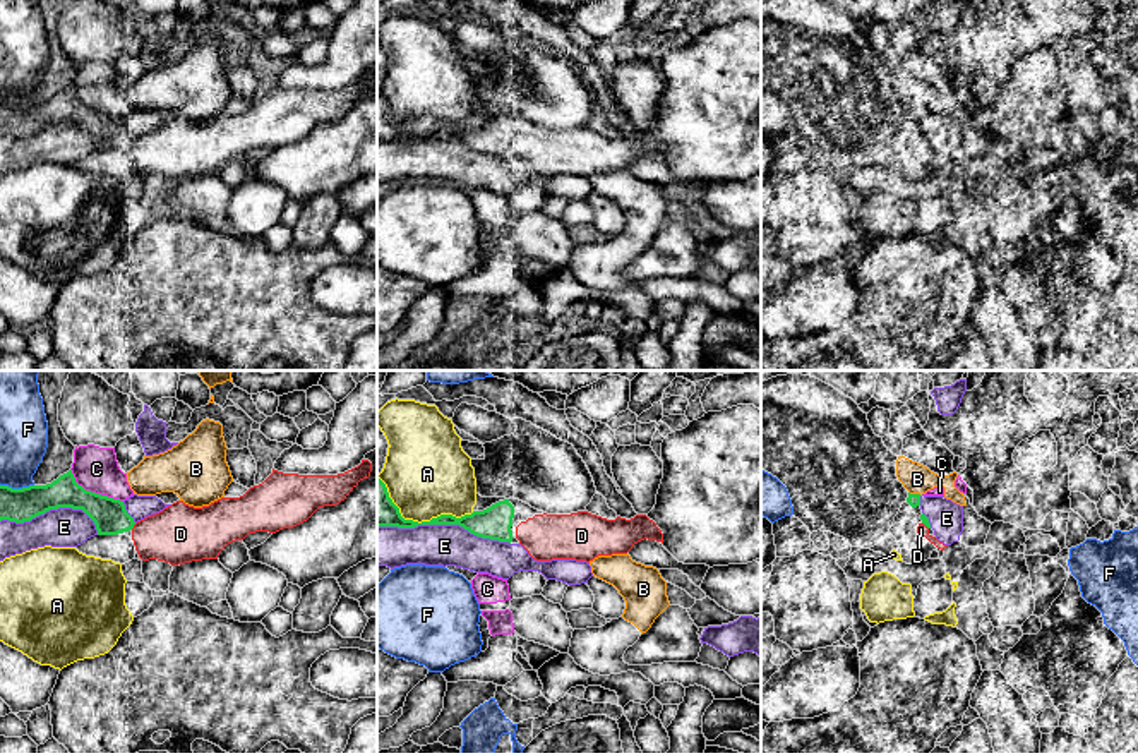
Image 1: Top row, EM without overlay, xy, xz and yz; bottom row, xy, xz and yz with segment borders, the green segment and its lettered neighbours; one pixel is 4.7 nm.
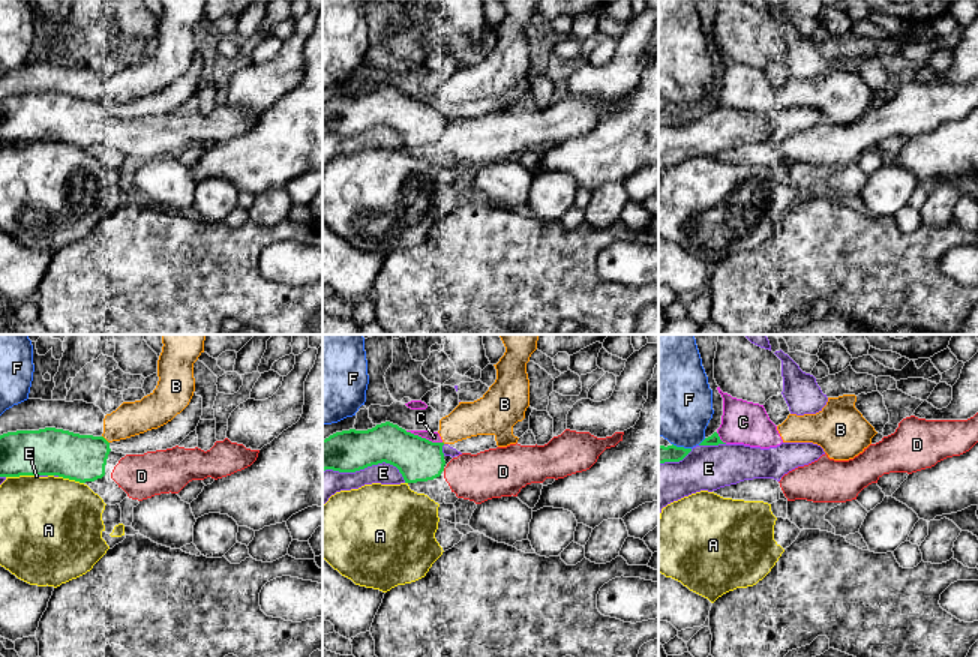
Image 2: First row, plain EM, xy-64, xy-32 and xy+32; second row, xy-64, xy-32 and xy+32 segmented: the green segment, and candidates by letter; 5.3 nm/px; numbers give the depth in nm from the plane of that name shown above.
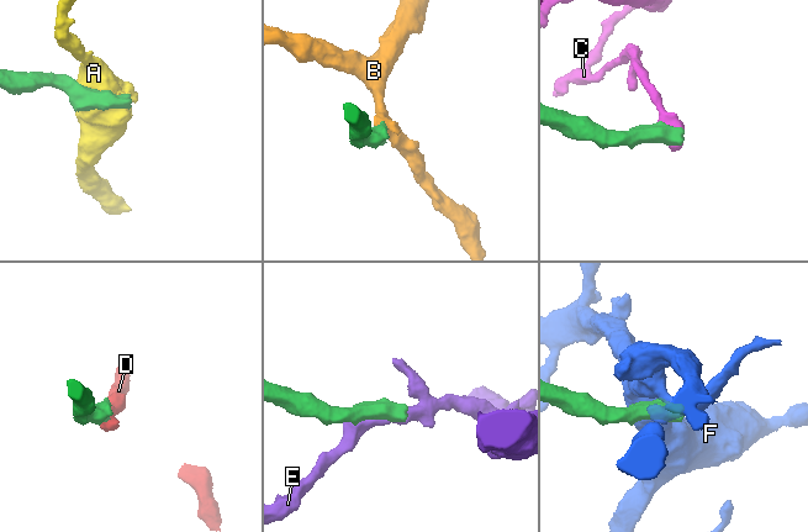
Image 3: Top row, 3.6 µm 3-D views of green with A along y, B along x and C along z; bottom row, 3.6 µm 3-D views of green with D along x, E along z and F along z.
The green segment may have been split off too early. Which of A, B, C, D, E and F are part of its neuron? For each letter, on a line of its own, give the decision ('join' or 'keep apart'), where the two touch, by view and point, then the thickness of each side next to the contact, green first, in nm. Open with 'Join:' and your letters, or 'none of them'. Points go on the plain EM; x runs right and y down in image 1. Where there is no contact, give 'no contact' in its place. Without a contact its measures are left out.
Join: D
A: keep apart; meets green in xz at (417, 138); 160 nm thick on the green side, 400 nm on the other
B: keep apart; meets green in yz at (916, 110); 60 nm thick on the green side, 140 nm on the other
C: keep apart; meets green in xy at (93, 108); 160 nm thick on the green side, 200 nm on the other
D: join; meets green in xy at (132, 143); 160 nm thick on the green side, 280 nm on the other
E: keep apart; meets green in xz at (444, 139); 150 nm thick on the green side, 190 nm on the other
F: keep apart; meets green in xy at (17, 105); 160 nm thick on the green side, 220 nm on the other

